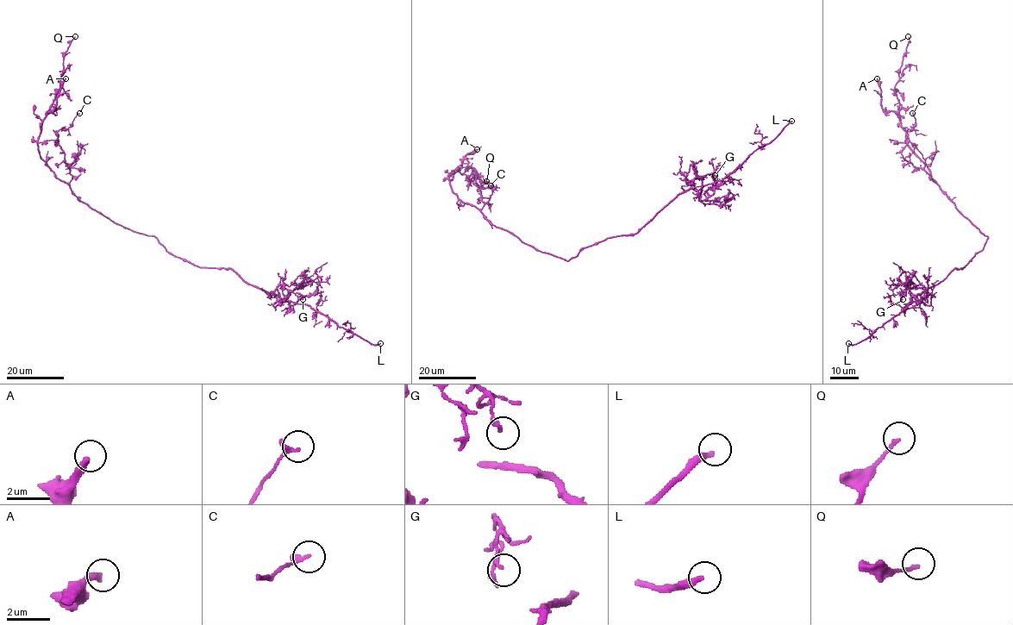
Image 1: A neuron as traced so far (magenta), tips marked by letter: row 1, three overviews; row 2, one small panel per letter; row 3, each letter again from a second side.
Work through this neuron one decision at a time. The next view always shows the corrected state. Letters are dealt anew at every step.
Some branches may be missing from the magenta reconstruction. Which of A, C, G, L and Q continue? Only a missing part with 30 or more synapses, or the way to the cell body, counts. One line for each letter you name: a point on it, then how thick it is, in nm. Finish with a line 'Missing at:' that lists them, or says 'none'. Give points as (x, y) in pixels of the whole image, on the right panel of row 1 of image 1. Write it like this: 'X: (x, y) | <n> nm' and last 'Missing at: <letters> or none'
A: (877, 78) | 300 nm
L: (848, 343) | 280 nm
Missing at: A, L

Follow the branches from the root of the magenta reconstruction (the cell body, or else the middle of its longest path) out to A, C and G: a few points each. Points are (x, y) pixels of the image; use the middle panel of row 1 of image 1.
A: (565, 259), (536, 250), (494, 226), (452, 191), (449, 179), (461, 166), (463, 158), (477, 149)
C: (565, 259), (522, 242), (494, 226), (482, 214), (484, 203), (476, 174), (469, 178), (484, 188), (490, 185)
G: (565, 259), (610, 237), (634, 235), (690, 187), (690, 181), (707, 174), (715, 175)

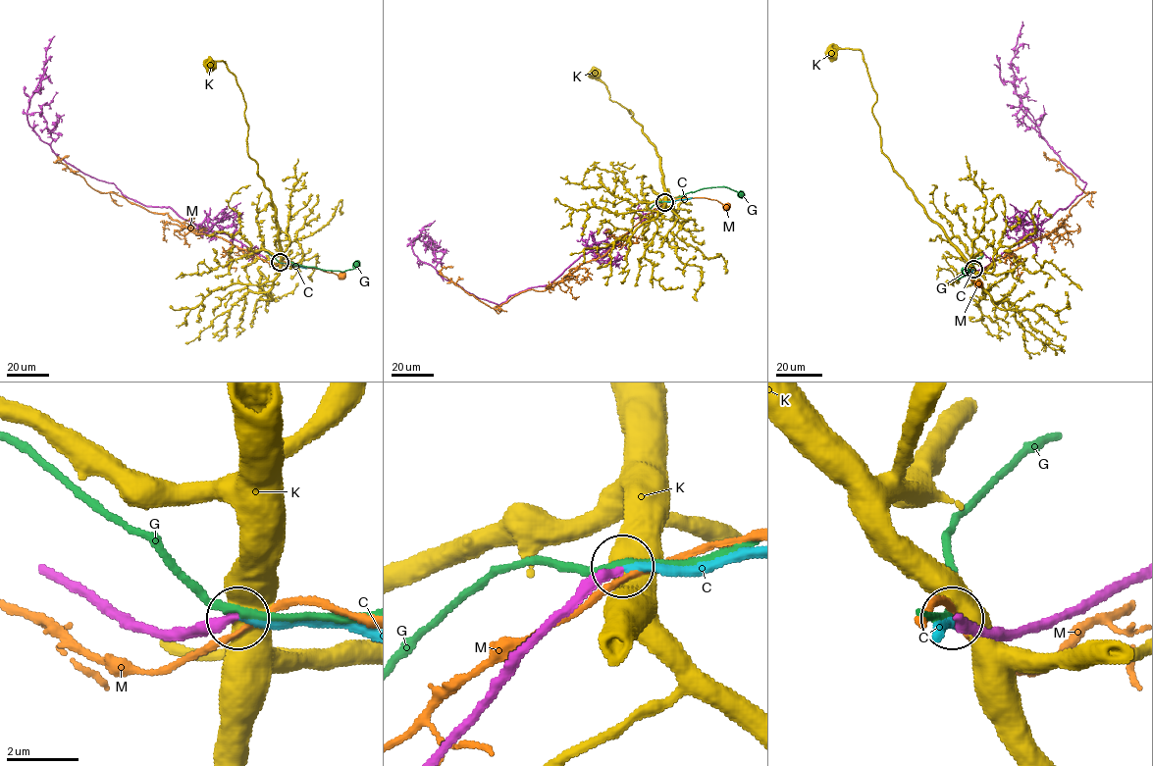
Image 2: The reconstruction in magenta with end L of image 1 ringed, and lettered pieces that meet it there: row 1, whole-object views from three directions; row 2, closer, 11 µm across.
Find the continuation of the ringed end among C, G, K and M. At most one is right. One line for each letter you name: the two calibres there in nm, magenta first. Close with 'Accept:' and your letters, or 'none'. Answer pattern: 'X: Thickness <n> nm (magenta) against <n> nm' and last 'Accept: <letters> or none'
C: Thickness 280 nm (magenta) against 220 nm
Accept: C

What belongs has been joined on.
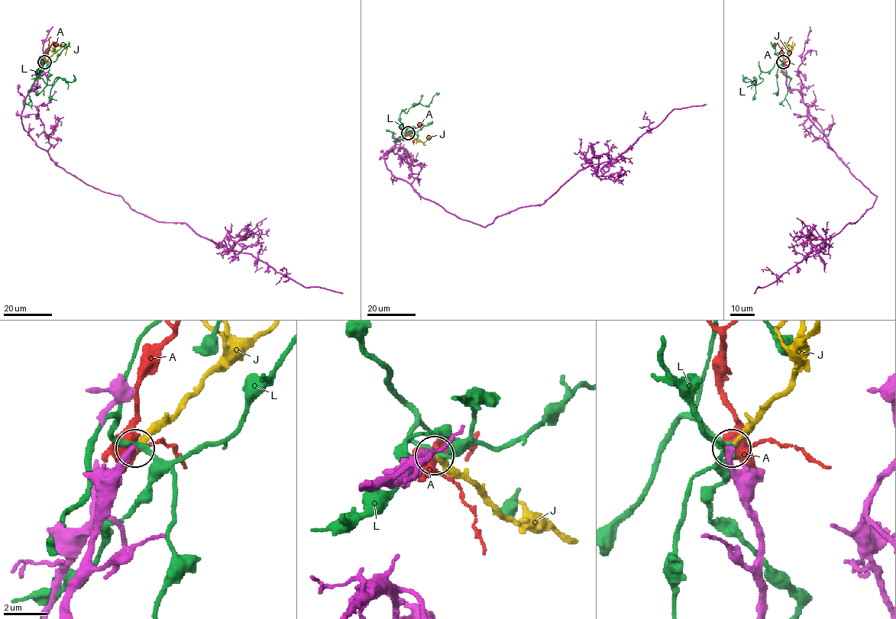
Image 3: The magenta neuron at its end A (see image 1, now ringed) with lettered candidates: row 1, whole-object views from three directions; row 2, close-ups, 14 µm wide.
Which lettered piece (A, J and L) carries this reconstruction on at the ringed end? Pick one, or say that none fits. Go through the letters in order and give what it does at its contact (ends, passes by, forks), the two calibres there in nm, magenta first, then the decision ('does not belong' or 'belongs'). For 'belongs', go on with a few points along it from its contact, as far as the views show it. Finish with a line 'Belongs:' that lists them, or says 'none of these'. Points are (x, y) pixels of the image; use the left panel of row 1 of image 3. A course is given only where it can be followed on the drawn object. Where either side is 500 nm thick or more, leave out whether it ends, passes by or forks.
A: it forks; calibres 360 and 440 nm; does not belong
J: it ends; calibres 320 and 240 nm; belongs; course (45, 62), (64, 44), (66, 47), (65, 56)
L: it passes by; calibres 320 and 240 nm; does not belong
Belongs: J

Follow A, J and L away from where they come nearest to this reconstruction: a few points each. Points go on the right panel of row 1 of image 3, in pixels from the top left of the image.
A: (782, 62), (782, 49), (776, 43), (773, 46)
J: (782, 62), (790, 53), (792, 47), (788, 44), (788, 56)
L: (782, 62), (777, 59), (771, 69), (761, 72), (763, 79), (758, 85), (755, 76), (744, 82), (742, 74)

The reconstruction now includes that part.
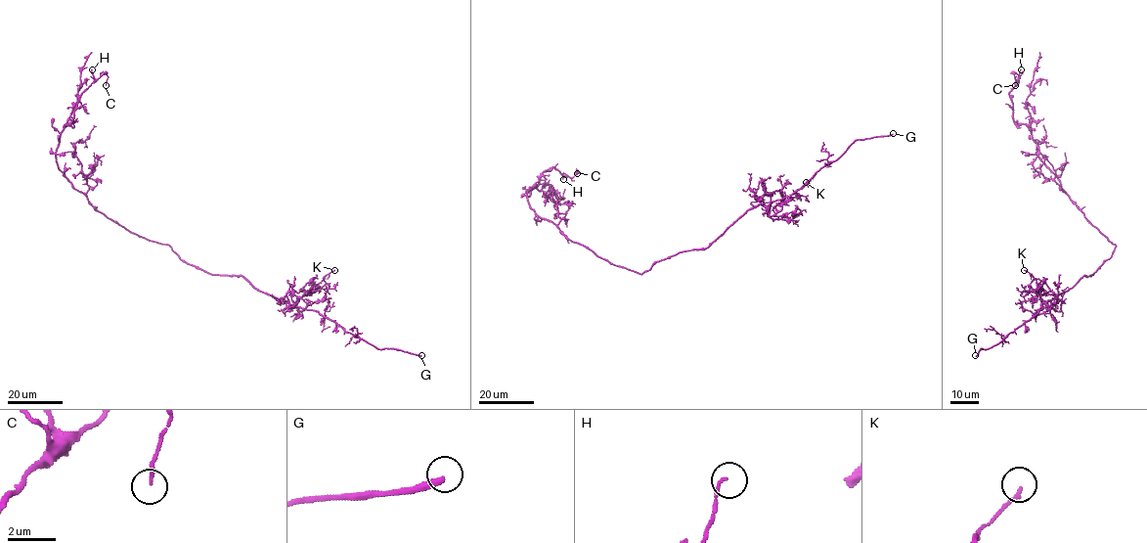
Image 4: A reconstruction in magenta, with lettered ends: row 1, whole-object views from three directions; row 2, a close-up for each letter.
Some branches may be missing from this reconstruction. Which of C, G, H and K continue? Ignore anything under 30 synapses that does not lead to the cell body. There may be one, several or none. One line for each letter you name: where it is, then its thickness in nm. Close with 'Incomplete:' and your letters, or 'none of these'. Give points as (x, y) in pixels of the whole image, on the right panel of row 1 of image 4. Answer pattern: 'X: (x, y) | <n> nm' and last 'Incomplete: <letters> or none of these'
G: (975, 355) | 280 nm
Incomplete: G

